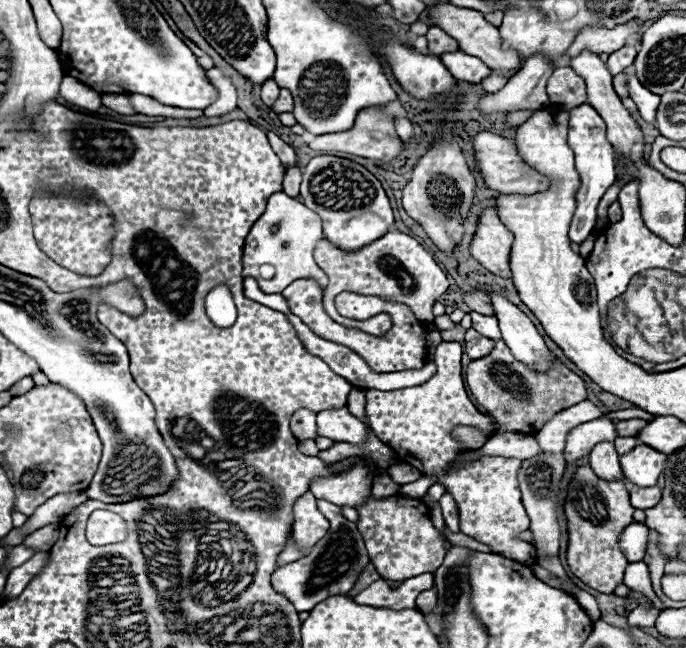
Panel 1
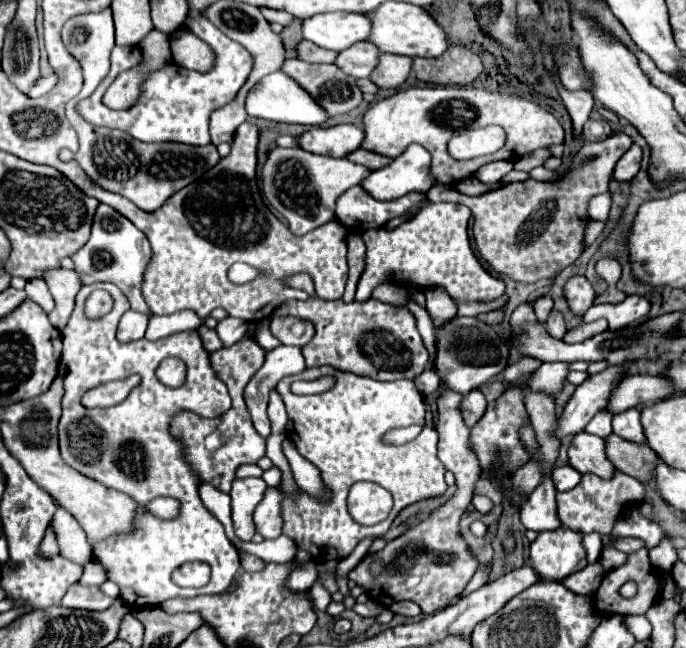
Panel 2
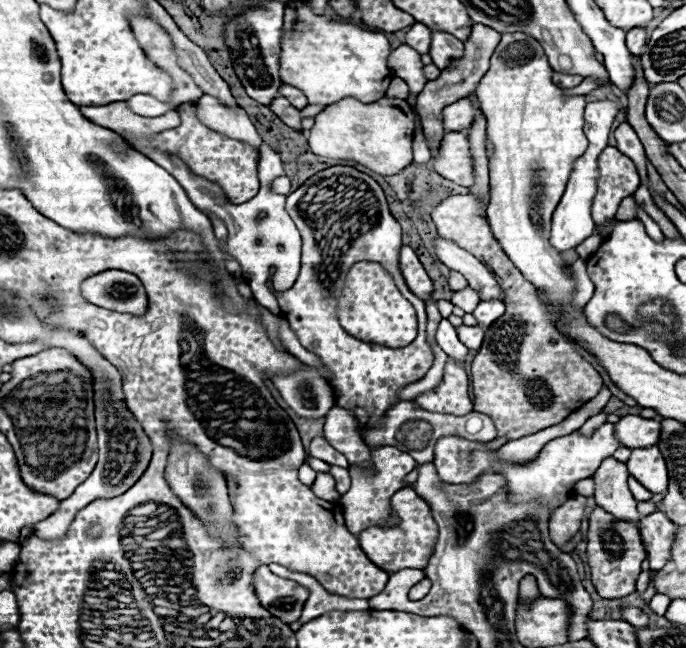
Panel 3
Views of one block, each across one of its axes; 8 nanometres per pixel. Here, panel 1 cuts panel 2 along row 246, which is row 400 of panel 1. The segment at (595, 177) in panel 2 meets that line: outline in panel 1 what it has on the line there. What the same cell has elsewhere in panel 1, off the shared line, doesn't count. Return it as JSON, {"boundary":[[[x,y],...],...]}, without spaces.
{"boundary":[[[502,340],[496,342],[494,352],[468,364],[466,382],[478,404],[482,404],[496,422],[496,432],[534,434],[536,428],[540,428],[544,420],[550,420],[556,412],[586,400],[584,380],[568,370],[562,362],[556,360],[552,370],[546,374],[536,374],[524,364],[516,362],[510,348]]]}

